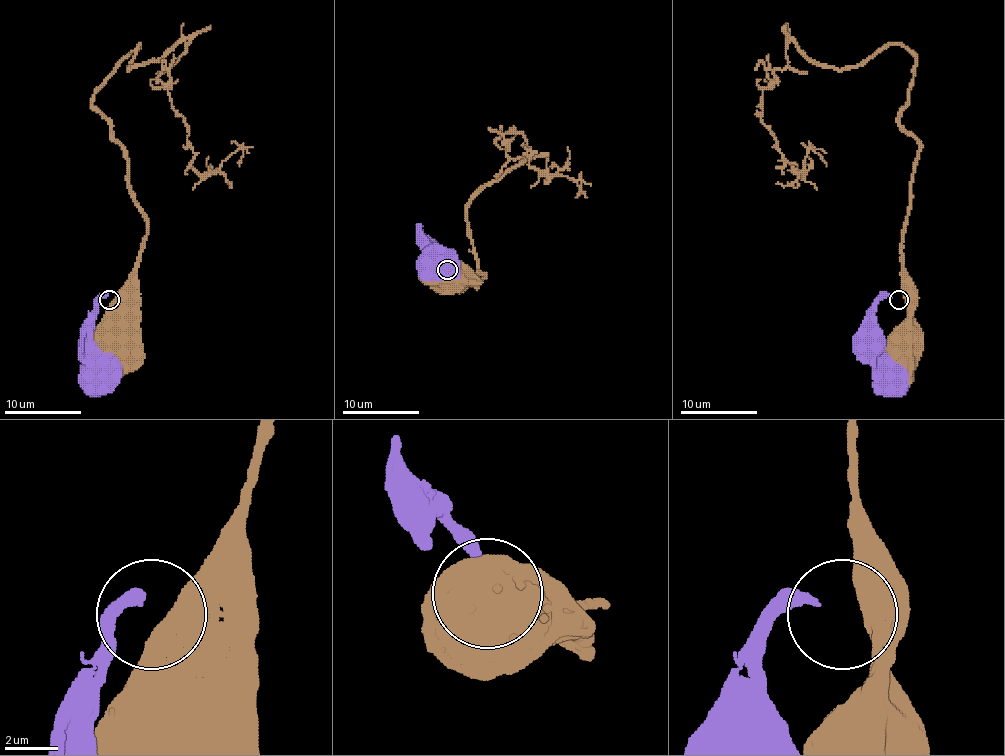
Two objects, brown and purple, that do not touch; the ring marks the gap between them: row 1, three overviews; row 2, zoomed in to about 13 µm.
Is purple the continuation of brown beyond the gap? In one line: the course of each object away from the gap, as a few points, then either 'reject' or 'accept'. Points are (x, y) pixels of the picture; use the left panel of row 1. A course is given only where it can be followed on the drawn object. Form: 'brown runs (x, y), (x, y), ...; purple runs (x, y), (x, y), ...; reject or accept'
brown runs (111, 301), (119, 344), (109, 346), (109, 342); purple runs (106, 297), (104, 295), (94, 313), (92, 330), (96, 365), (102, 373); reject

